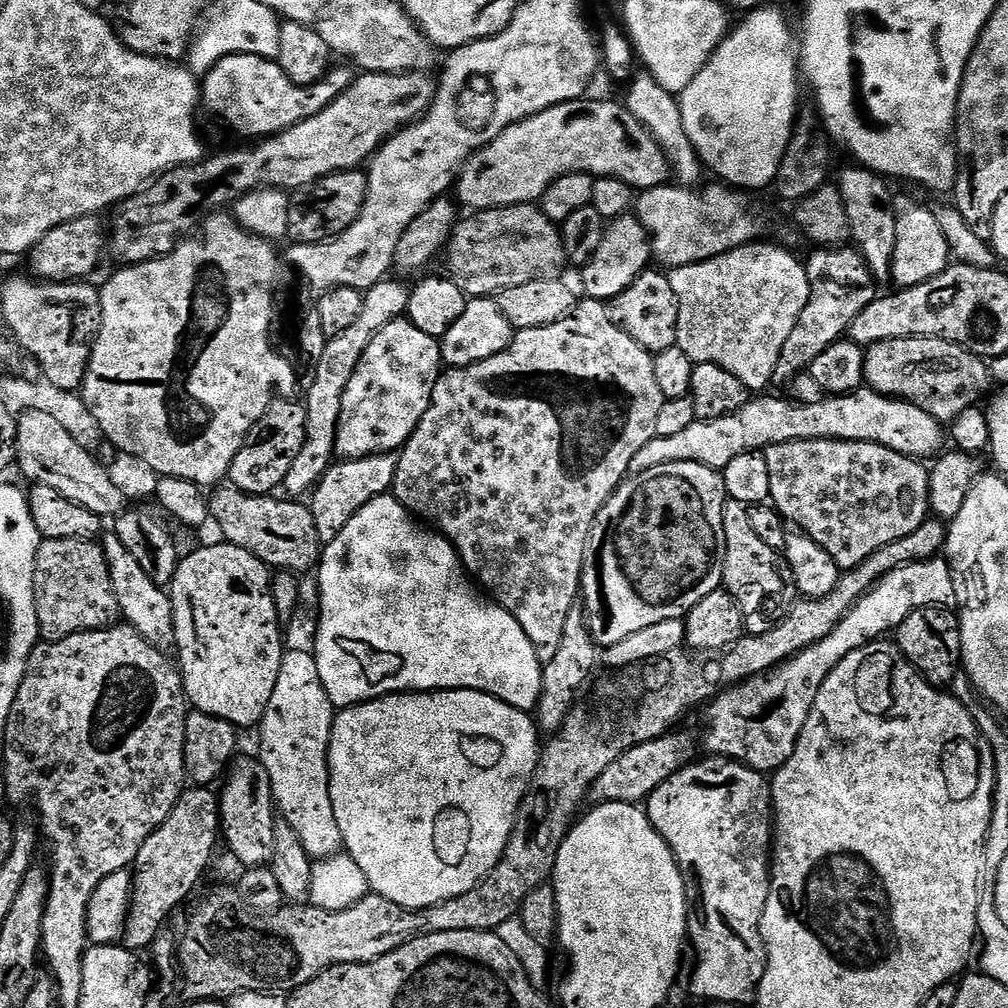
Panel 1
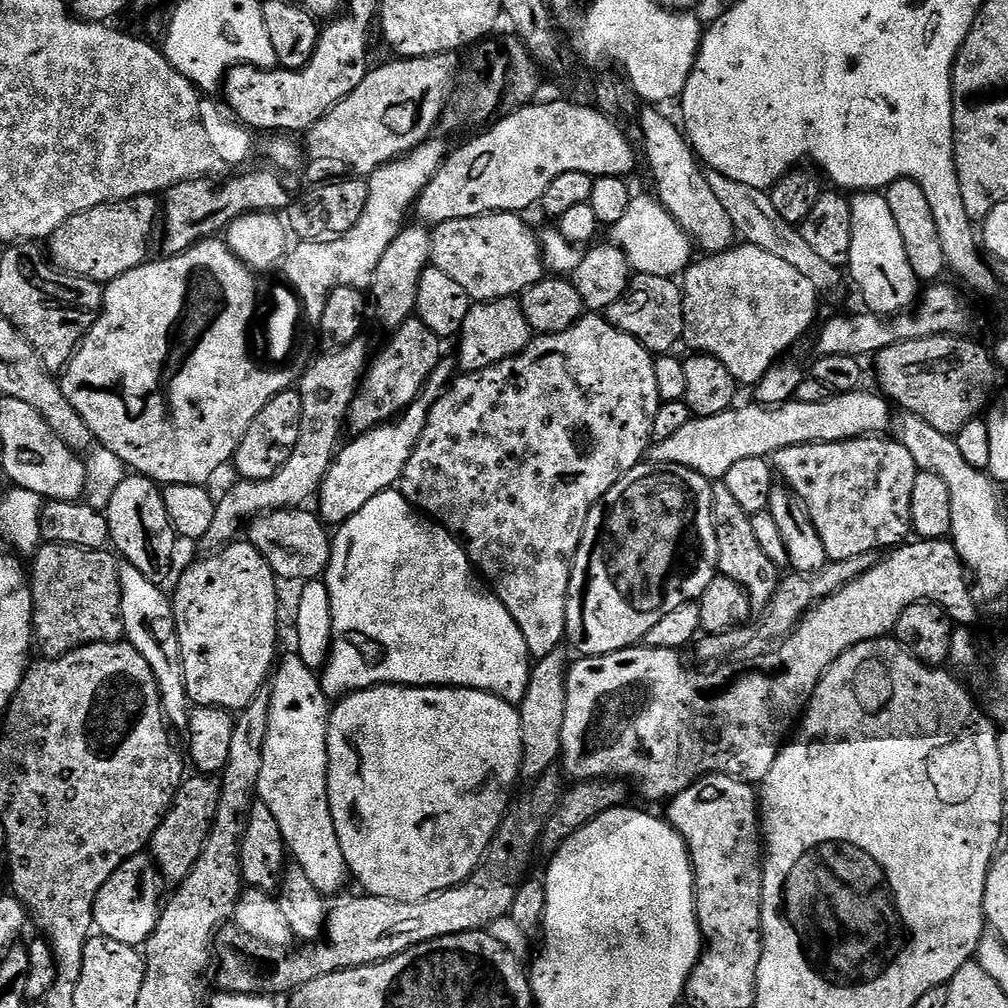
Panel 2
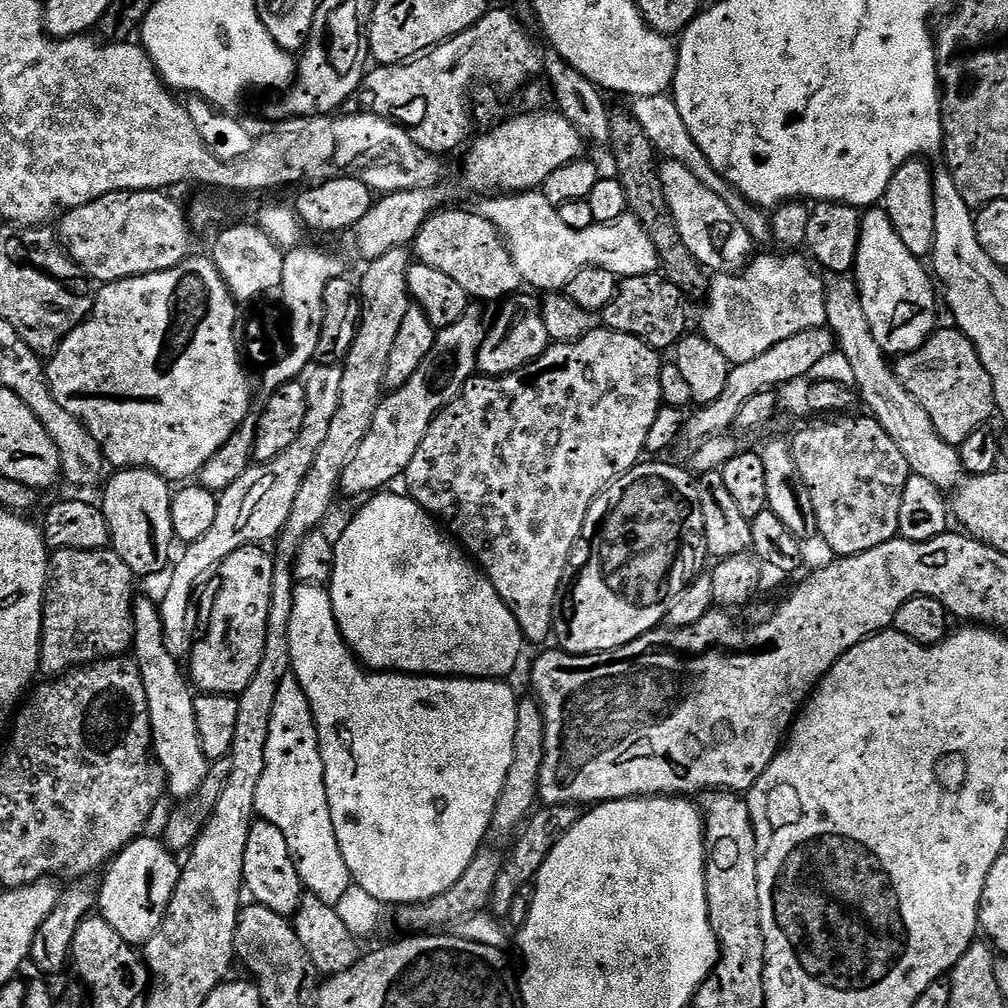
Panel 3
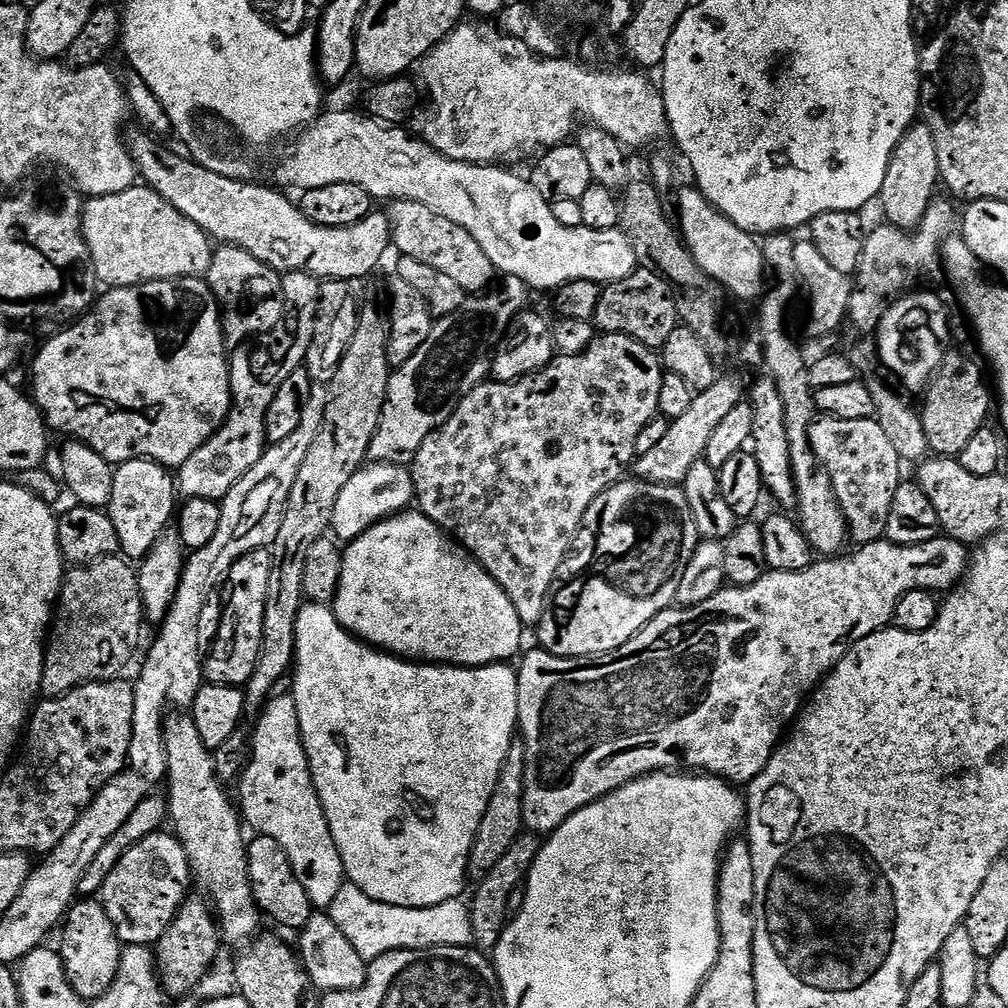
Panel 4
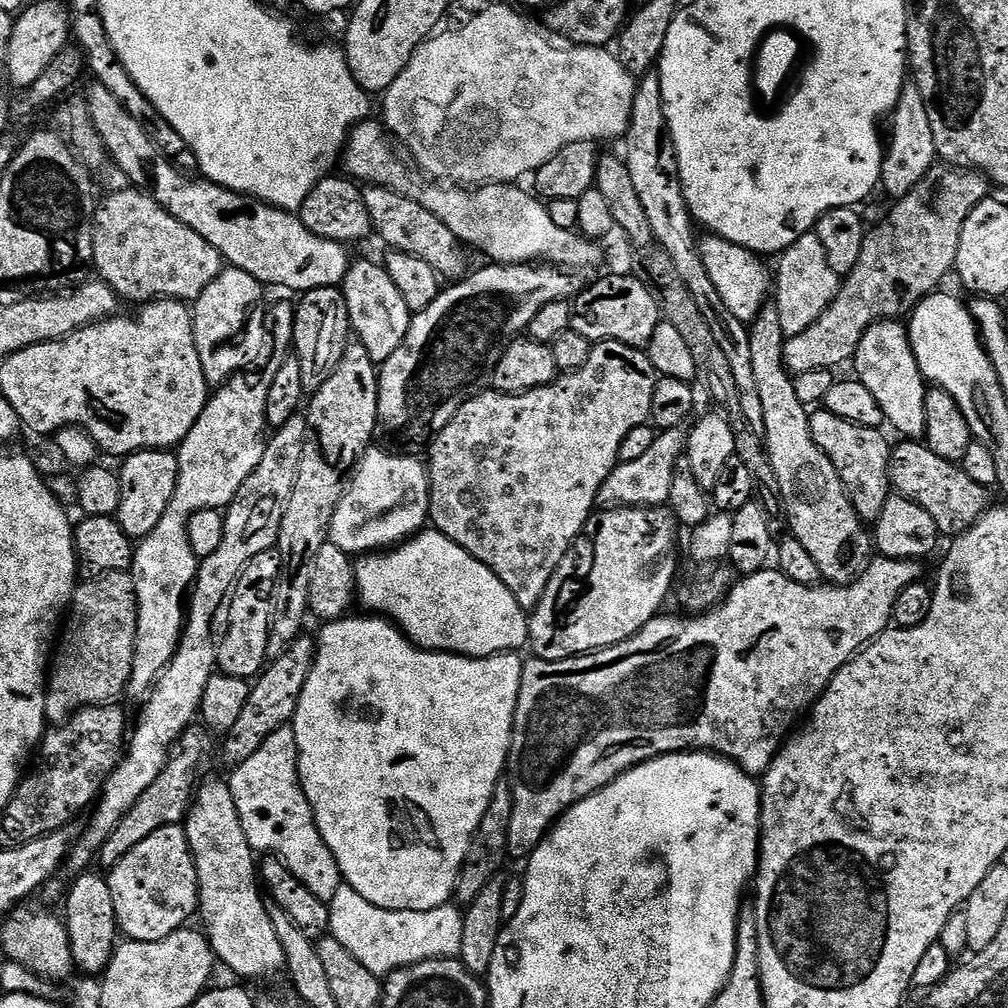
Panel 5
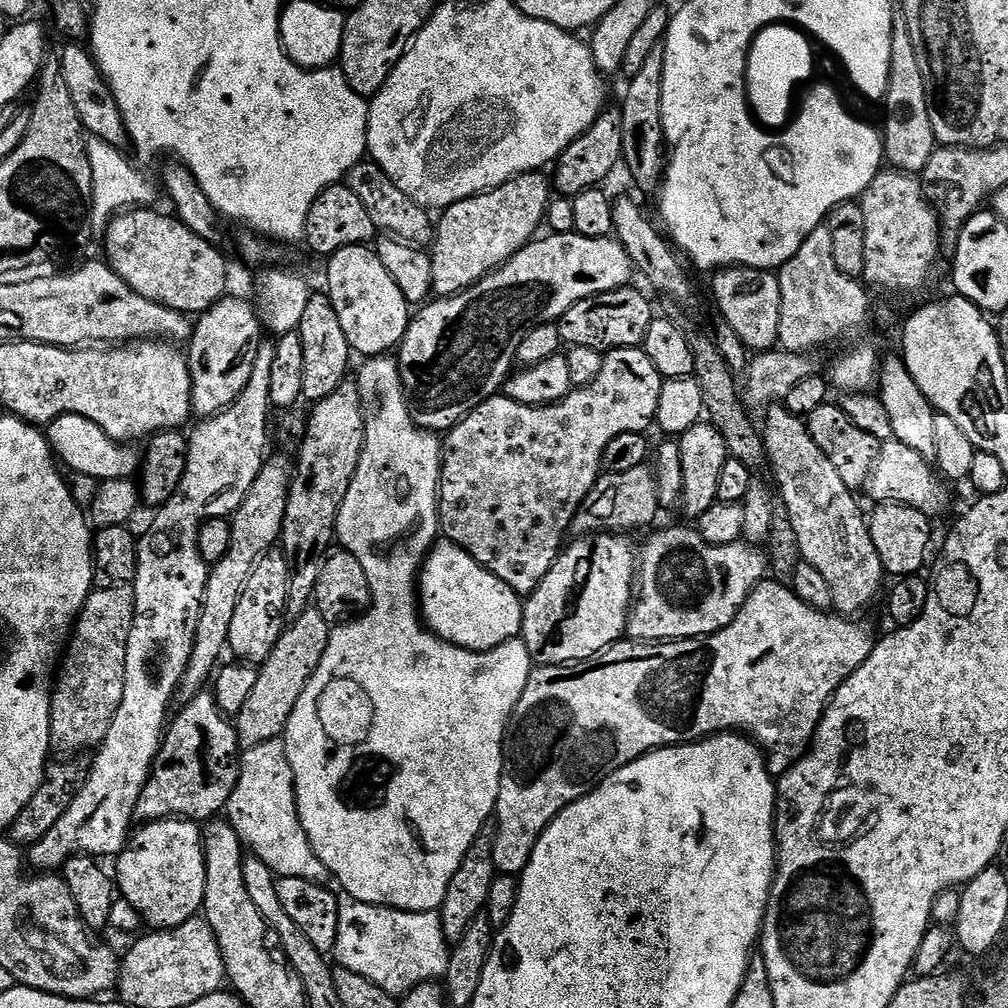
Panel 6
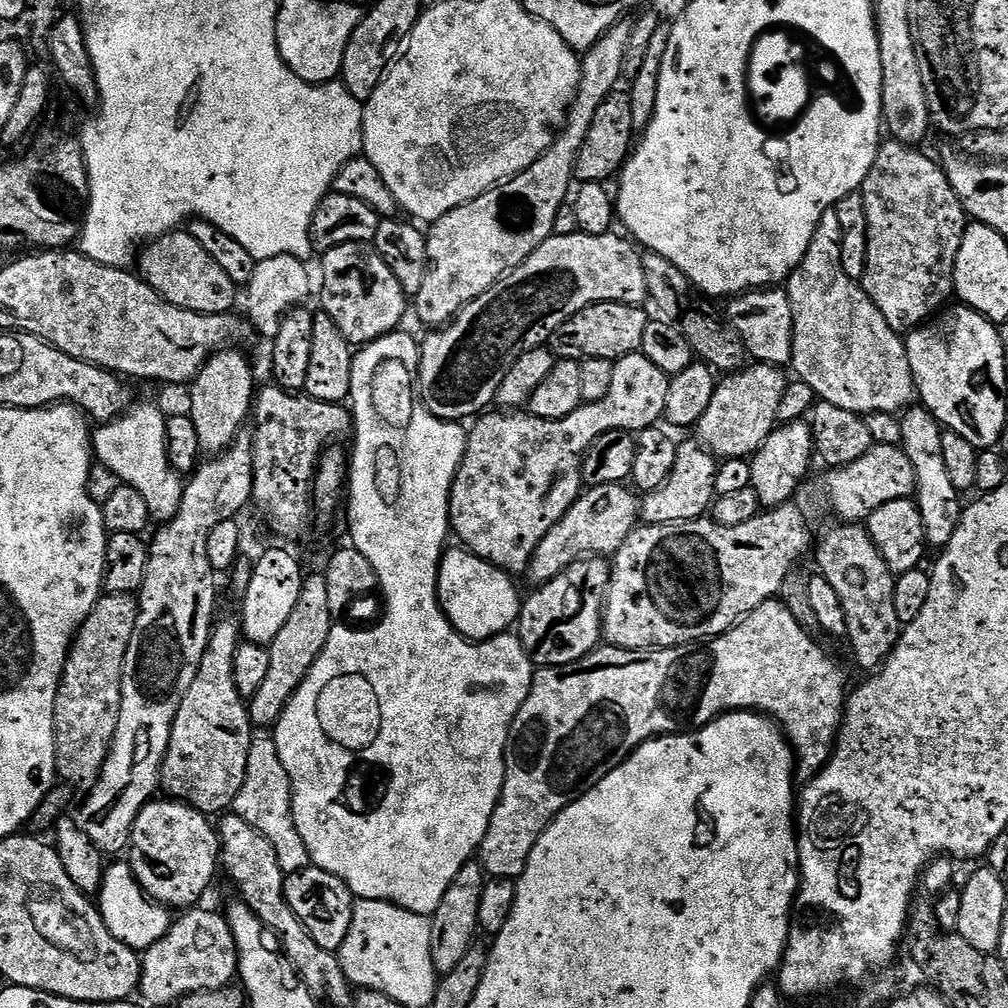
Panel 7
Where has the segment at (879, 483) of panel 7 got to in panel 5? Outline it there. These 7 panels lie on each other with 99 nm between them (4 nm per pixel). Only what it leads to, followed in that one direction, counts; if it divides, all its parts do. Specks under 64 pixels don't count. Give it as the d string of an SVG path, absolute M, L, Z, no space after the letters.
M912 438L900 443L904 444L897 443L893 447L890 462L893 489L910 502L922 506L922 510L934 518L941 537L955 538L961 536L966 529L973 528L990 507L989 489L974 482L974 478L970 478L970 474L966 474L959 463L938 458L938 454L934 454L927 443Z

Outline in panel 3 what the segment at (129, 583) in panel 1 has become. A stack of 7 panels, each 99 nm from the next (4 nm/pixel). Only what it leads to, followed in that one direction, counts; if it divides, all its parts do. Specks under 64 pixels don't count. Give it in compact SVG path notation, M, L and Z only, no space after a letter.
M137 599L132 606L132 617L136 631L134 659L140 666L142 686L146 686L146 706L150 710L150 748L156 763L164 772L167 795L180 800L176 802L188 802L206 782L210 763L206 754L202 754L202 741L198 738L198 721L194 718L196 696L185 669L176 661L179 659L168 647L157 601Z

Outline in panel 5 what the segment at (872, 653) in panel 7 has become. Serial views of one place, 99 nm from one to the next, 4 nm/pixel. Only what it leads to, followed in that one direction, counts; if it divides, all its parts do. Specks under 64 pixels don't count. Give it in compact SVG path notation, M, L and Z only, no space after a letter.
M775 303L765 304L748 333L754 382L758 386L758 398L762 398L762 435L778 482L782 512L788 515L787 531L802 542L829 585L853 584L874 558L874 536L869 529L868 532L864 529L867 528L865 521L854 510L842 486L842 478L838 478L838 470L834 470L834 462L822 454L818 442L814 442L810 434L809 405L799 401L794 391L793 373L784 365L786 337Z

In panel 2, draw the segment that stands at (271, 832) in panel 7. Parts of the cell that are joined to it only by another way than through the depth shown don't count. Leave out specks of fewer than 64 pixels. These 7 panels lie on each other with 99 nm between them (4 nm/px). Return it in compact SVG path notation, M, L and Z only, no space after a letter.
M288 656L279 661L275 665L274 675L270 680L270 727L266 729L266 746L262 750L262 774L258 774L258 786L256 787L256 796L259 803L264 804L270 814L274 814L274 822L278 822L278 826L282 830L282 838L284 839L285 849L290 853L291 859L302 870L306 870L306 874L310 878L310 882L314 882L314 886L318 886L318 890L325 894L331 894L335 888L340 888L344 884L344 879L349 879L348 863L342 854L342 842L338 842L338 830L334 830L334 818L330 810L330 802L328 801L328 713L330 711L330 699L323 692L321 677L300 656Z

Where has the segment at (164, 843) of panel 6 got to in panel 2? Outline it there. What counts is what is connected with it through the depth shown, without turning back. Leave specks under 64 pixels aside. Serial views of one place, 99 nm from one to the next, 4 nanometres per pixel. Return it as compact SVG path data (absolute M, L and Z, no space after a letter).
M151 855L131 856L102 886L98 898L94 902L92 923L95 931L106 938L114 938L114 942L143 946L147 944L150 934L156 929L162 911L160 900L160 884L162 877Z

